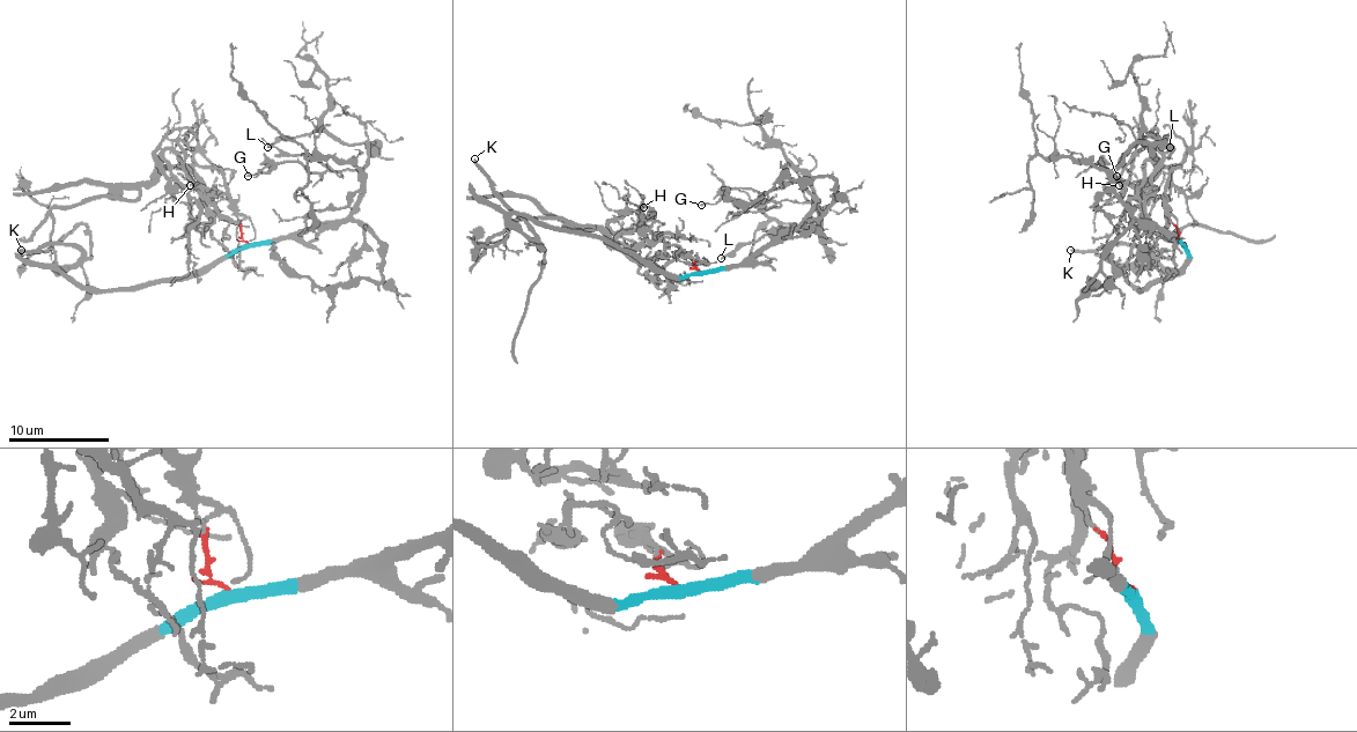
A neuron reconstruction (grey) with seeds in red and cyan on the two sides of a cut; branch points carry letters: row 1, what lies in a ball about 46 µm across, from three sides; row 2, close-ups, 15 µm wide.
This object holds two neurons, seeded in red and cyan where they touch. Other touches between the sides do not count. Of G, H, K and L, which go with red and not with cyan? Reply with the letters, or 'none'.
H

